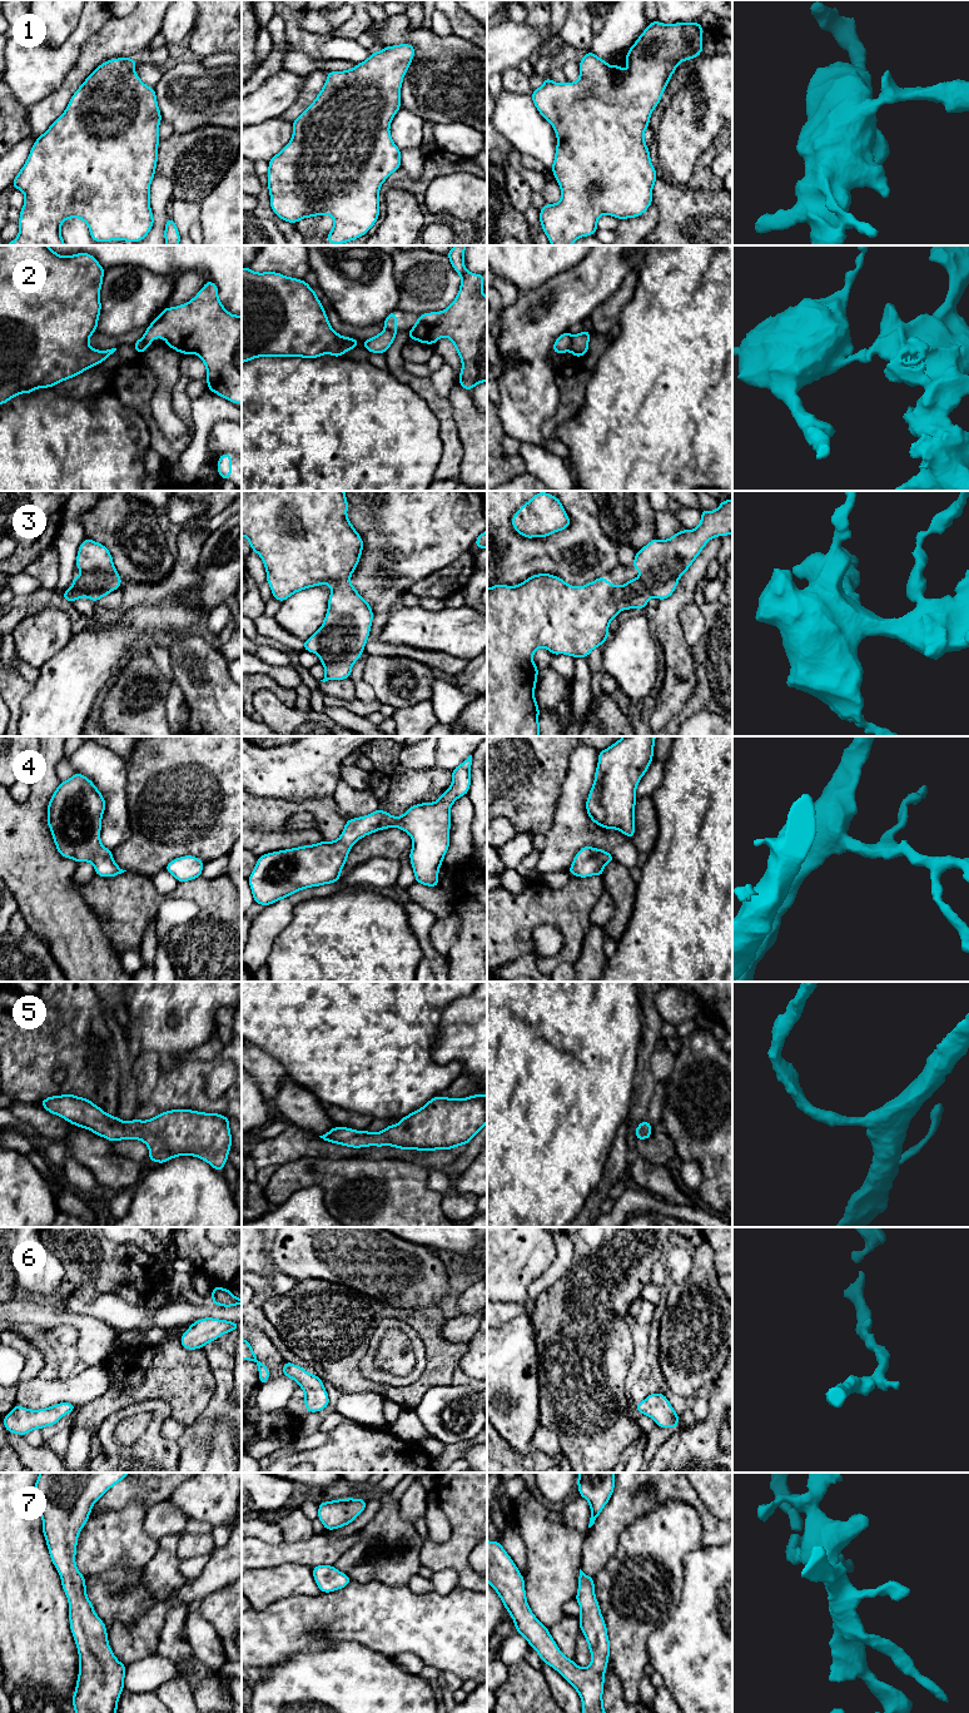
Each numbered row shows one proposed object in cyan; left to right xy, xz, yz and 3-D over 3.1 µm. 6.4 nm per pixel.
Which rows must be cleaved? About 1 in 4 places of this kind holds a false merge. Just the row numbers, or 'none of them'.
2

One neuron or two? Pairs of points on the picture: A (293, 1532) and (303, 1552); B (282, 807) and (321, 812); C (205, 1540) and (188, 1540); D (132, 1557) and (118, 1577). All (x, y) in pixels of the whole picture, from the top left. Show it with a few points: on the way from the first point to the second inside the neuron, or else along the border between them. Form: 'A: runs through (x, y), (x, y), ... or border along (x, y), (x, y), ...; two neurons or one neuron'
A: border along (313, 1534), (308, 1539), (284, 1540); two neurons
B: runs through (292, 807), (311, 807); one neuron
C: runs through (202, 1540), (192, 1540); one neuron
D: border along (143, 1567), (125, 1568), (113, 1565), (97, 1574); two neurons

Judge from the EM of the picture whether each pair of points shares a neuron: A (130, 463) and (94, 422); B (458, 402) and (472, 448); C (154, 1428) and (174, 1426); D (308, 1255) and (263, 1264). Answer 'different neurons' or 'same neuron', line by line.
A: same neuron
B: same neuron
C: different neurons
D: different neurons

